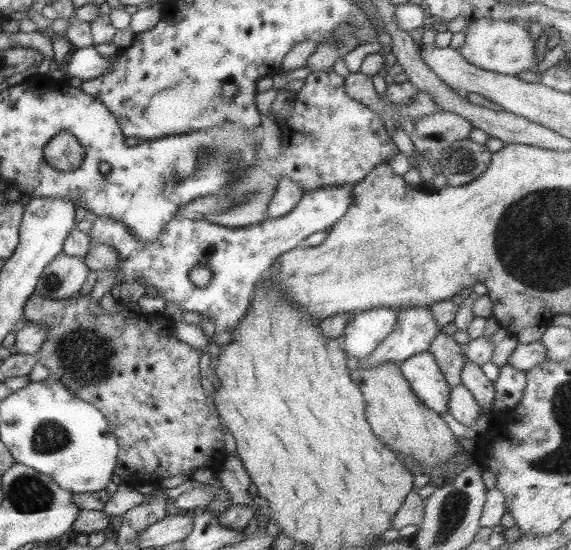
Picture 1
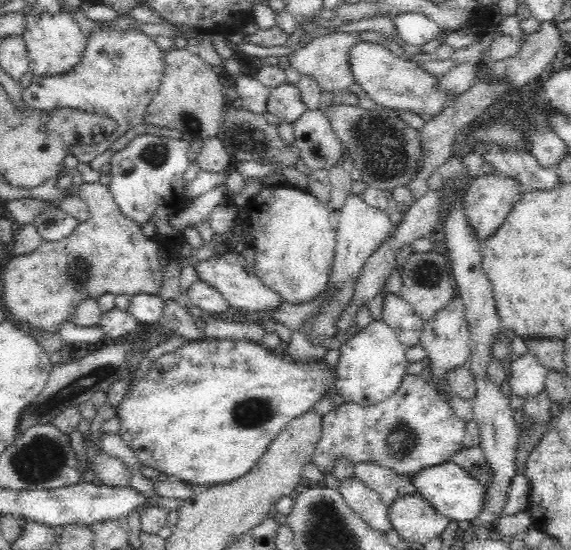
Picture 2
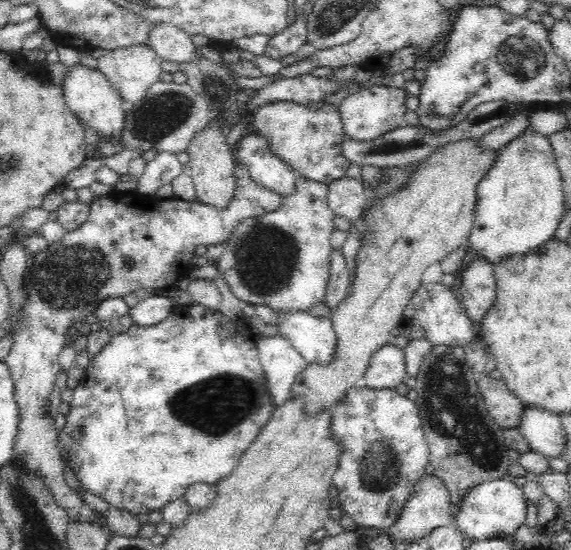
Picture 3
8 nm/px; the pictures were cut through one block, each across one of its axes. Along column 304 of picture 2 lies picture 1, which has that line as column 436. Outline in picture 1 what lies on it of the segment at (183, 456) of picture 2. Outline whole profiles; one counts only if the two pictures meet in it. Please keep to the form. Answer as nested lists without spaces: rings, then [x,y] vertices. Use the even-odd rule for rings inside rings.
[[[428,350],[408,357],[398,365],[401,376],[405,377],[421,403],[437,414],[446,410],[446,404],[454,394]]]

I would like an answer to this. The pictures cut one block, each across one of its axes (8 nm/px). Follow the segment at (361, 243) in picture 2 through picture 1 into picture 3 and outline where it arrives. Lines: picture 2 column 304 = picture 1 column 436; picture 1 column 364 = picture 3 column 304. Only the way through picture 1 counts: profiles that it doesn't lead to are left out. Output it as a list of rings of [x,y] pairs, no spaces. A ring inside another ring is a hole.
[[[277,335],[259,337],[257,349],[273,405],[282,406],[290,396],[294,380],[307,366],[306,359]]]

